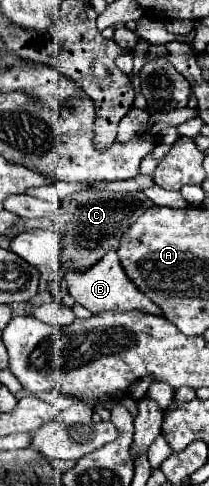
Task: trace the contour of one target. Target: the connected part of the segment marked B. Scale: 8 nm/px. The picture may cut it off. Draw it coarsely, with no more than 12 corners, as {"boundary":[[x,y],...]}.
{"boundary":[[109,251],[87,271],[67,271],[69,295],[93,315],[163,315]]}

